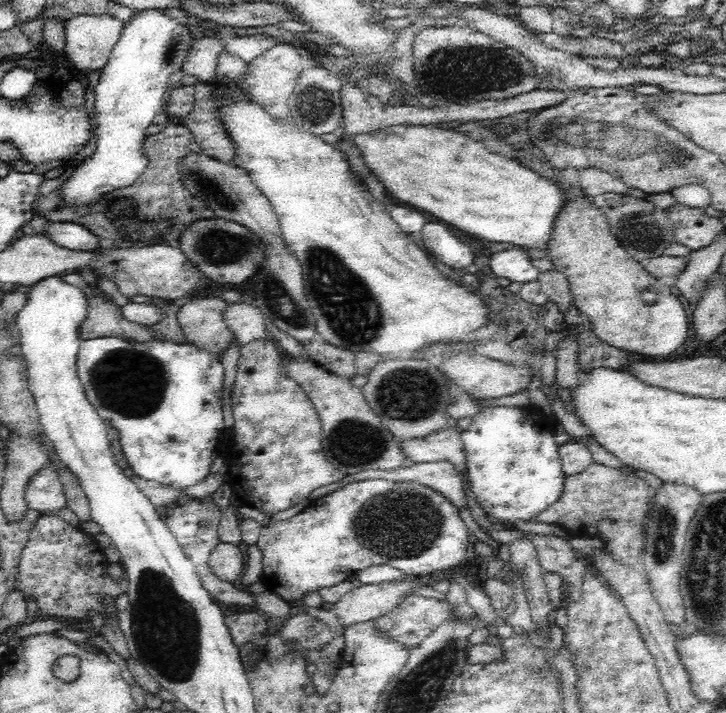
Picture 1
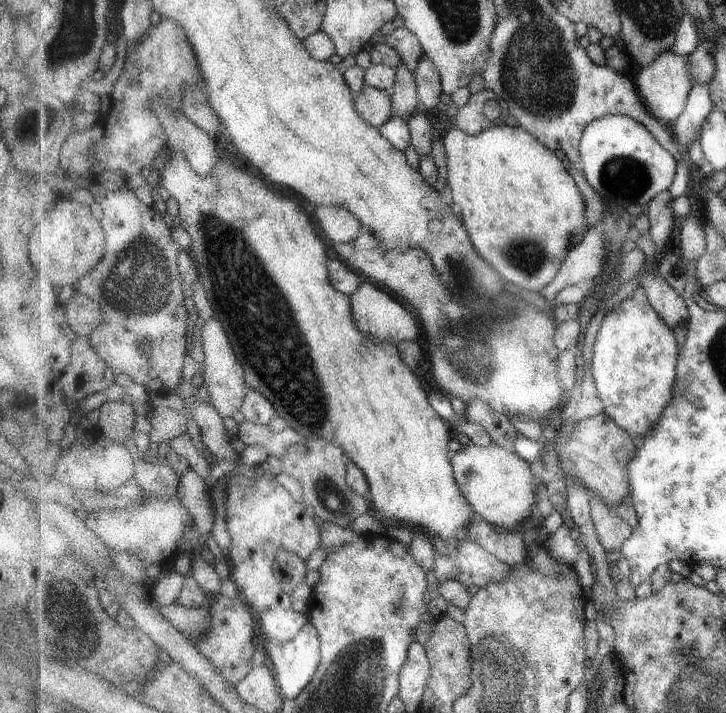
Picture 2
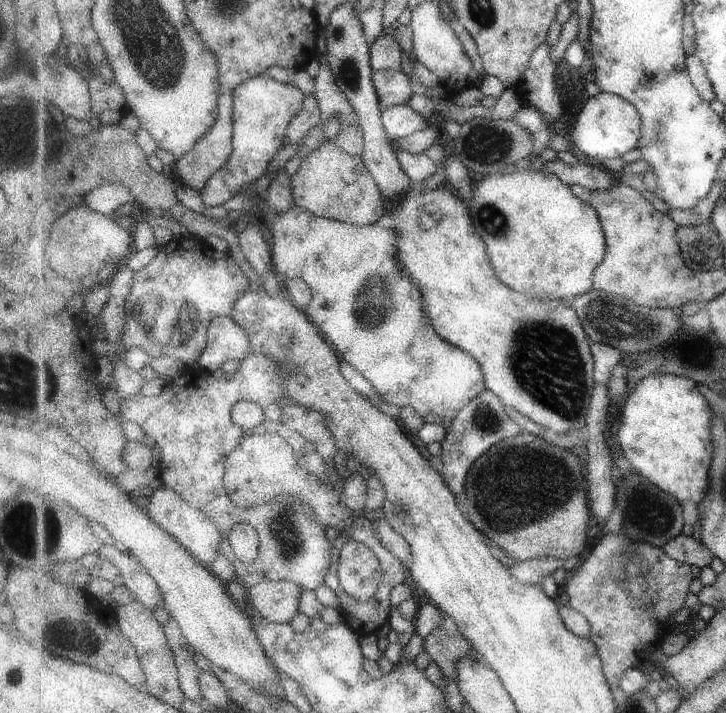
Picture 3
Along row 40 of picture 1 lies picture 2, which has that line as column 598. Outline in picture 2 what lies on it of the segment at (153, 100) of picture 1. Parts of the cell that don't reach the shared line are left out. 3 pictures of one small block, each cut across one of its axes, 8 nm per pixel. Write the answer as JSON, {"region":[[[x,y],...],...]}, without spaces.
{"region":[[[627,115],[602,116],[589,124],[580,142],[579,160],[586,180],[607,204],[619,210],[631,205],[646,208],[657,195],[673,186],[677,174],[677,160],[671,152],[653,138],[644,124]]]}

